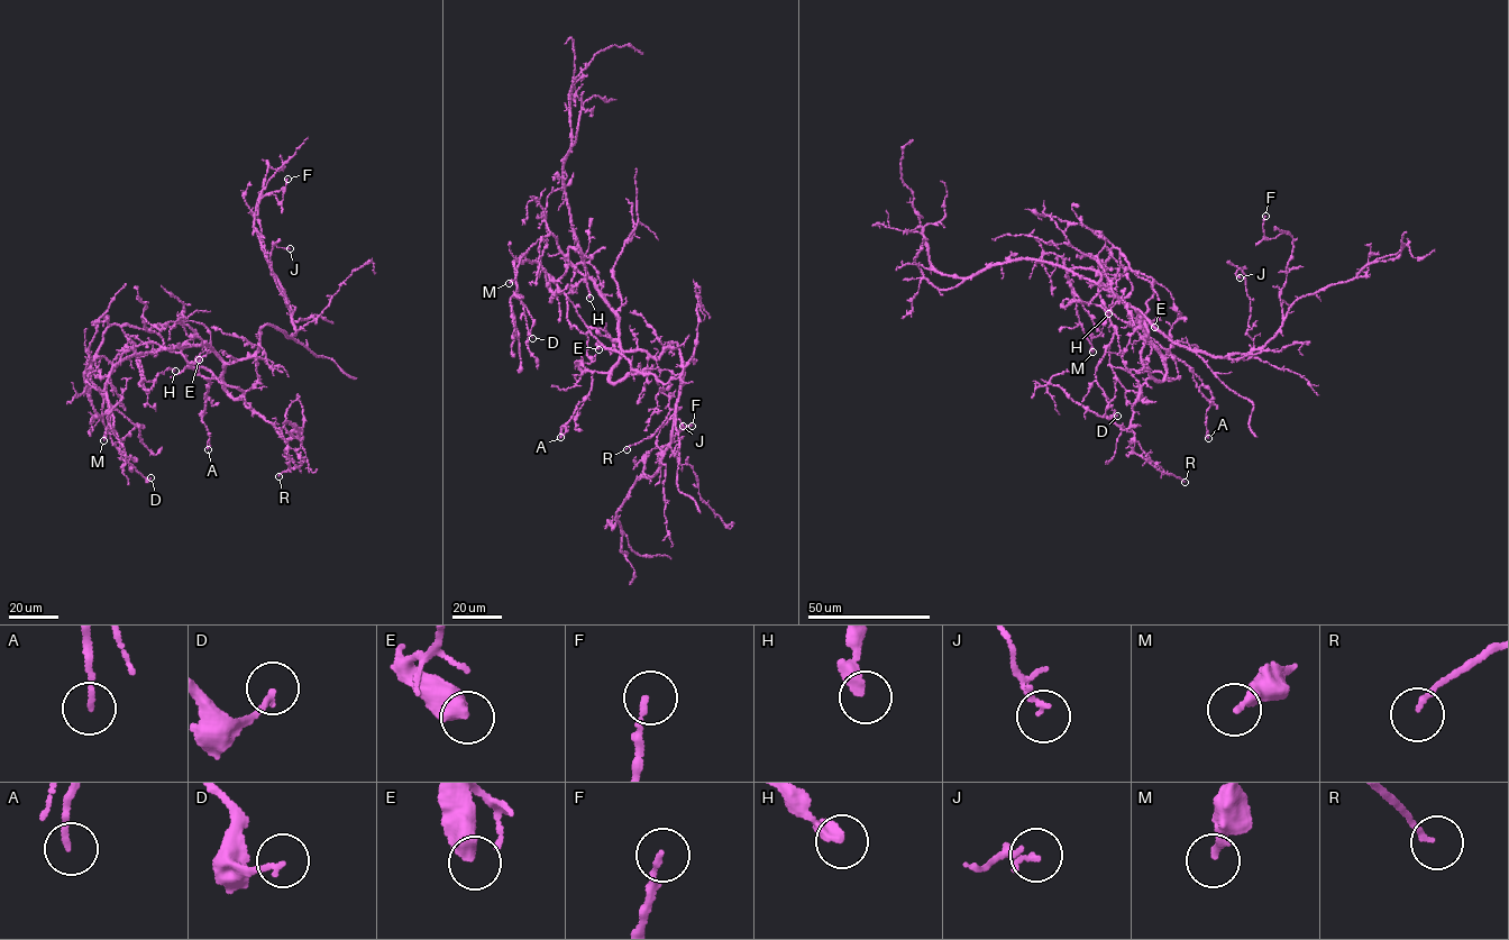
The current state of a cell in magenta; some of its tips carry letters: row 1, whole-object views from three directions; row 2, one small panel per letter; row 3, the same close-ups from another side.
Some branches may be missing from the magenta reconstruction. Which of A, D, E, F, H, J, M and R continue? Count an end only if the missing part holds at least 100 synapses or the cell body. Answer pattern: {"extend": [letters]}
{"extend": []}

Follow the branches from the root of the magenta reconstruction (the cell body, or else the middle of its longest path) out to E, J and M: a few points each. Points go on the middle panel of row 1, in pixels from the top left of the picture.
E: (618, 361), (614, 383), (628, 361), (570, 328), (567, 299), (614, 347), (598, 349)
J: (618, 361), (638, 350), (657, 357), (676, 344), (683, 375), (659, 463), (659, 430), (673, 418), (683, 426)
M: (618, 361), (622, 352), (616, 316), (591, 279), (560, 251), (555, 236), (546, 236), (528, 249), (509, 283)

